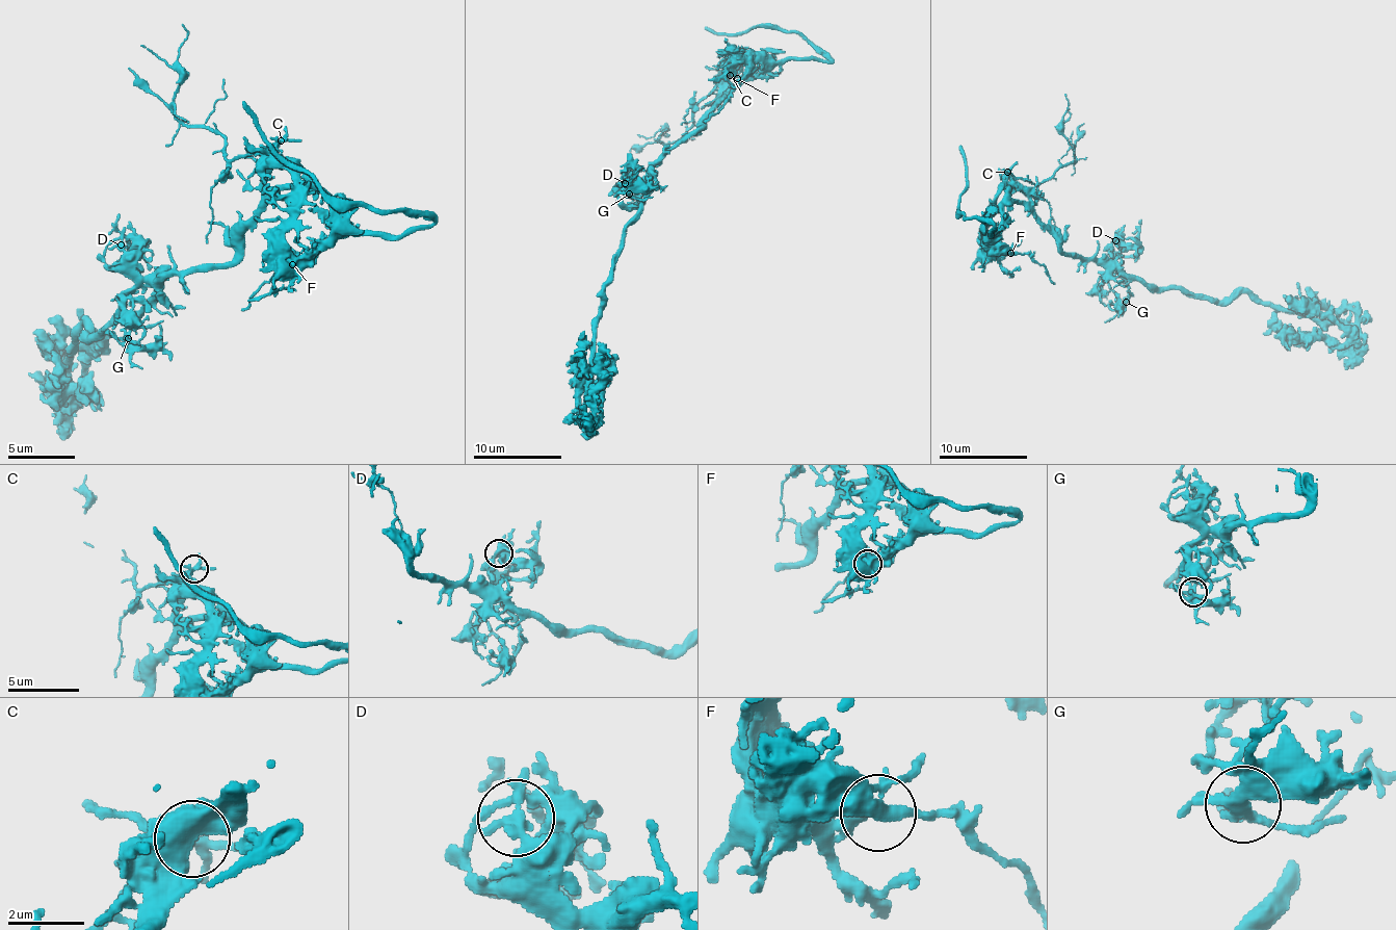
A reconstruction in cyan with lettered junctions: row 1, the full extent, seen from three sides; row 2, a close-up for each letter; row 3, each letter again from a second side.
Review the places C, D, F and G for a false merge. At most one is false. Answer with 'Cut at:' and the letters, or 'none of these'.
Cut at: C

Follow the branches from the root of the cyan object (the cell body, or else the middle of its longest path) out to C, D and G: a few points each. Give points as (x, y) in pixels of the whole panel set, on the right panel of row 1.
C: (1077, 258), (1069, 255), (1059, 247), (1059, 240), (1035, 213), (1033, 200), (1008, 178), (1006, 171)
D: (1077, 258), (1108, 260), (1110, 244), (1115, 240)
G: (1077, 258), (1104, 258), (1122, 276), (1128, 288), (1126, 302)

